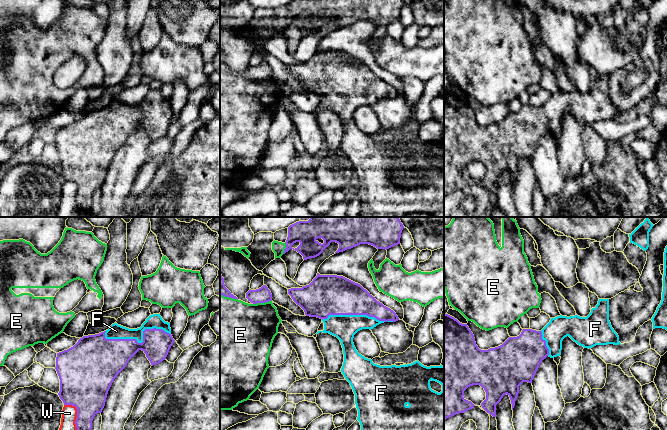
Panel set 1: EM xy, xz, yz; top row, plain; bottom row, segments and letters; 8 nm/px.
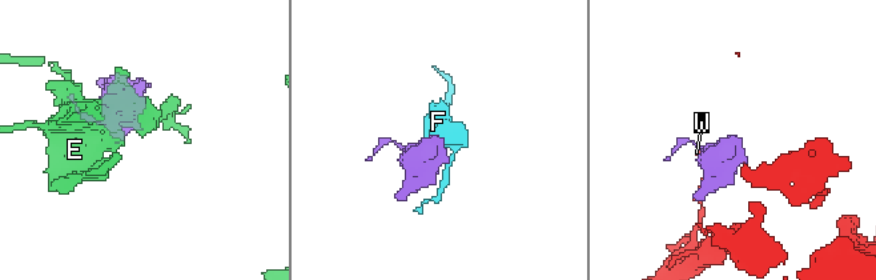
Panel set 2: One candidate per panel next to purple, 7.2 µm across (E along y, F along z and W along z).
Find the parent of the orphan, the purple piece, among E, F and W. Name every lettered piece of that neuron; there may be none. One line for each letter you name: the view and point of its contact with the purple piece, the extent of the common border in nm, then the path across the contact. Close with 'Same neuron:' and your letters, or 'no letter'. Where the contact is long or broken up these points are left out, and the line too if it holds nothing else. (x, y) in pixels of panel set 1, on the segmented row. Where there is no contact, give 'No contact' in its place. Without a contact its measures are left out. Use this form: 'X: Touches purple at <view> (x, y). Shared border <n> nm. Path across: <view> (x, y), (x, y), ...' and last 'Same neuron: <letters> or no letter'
F: Touches purple at xy (142, 342). Shared border 550 nm
Same neuron: F

